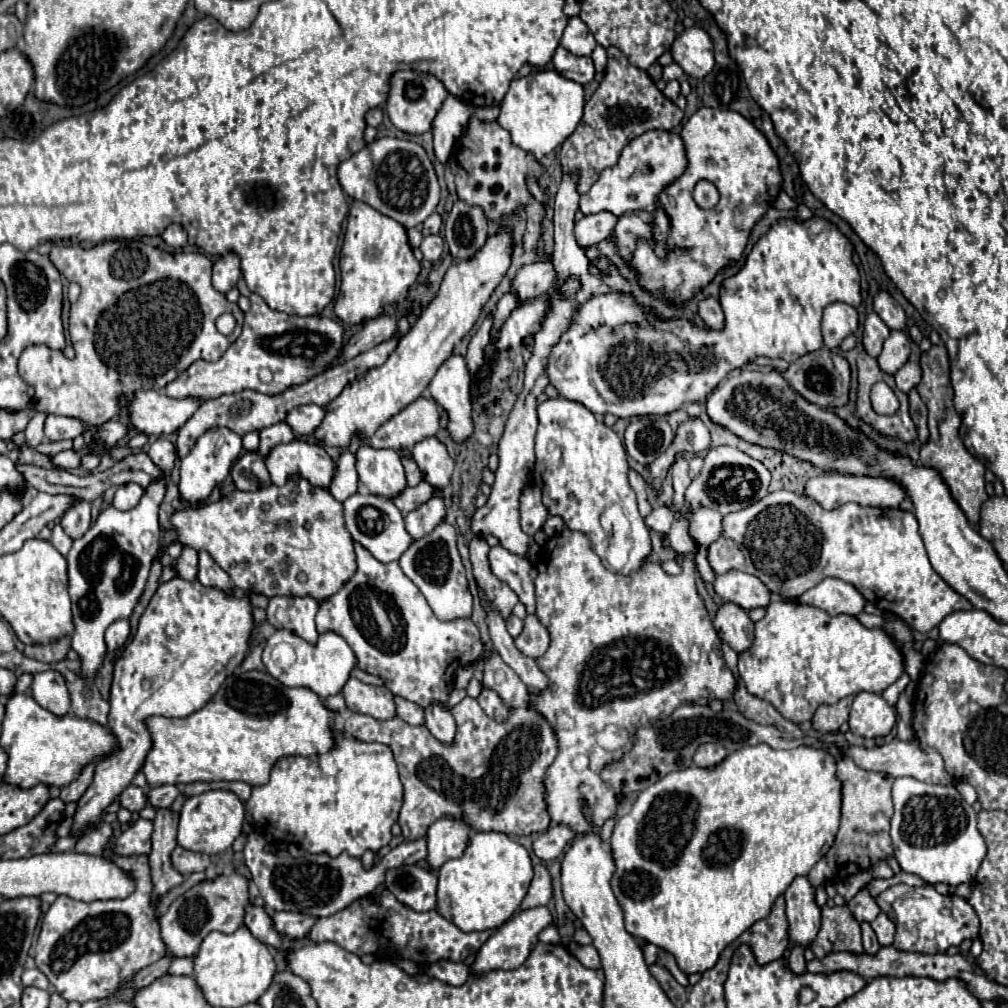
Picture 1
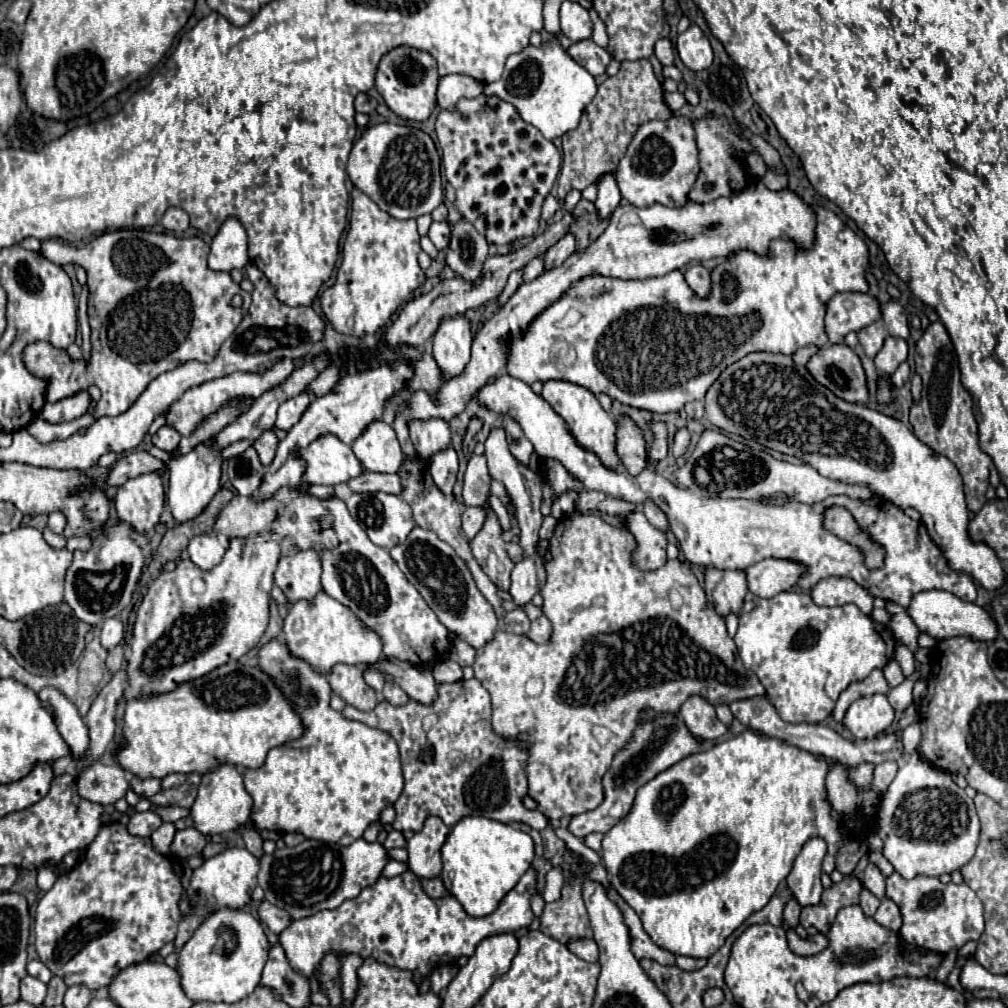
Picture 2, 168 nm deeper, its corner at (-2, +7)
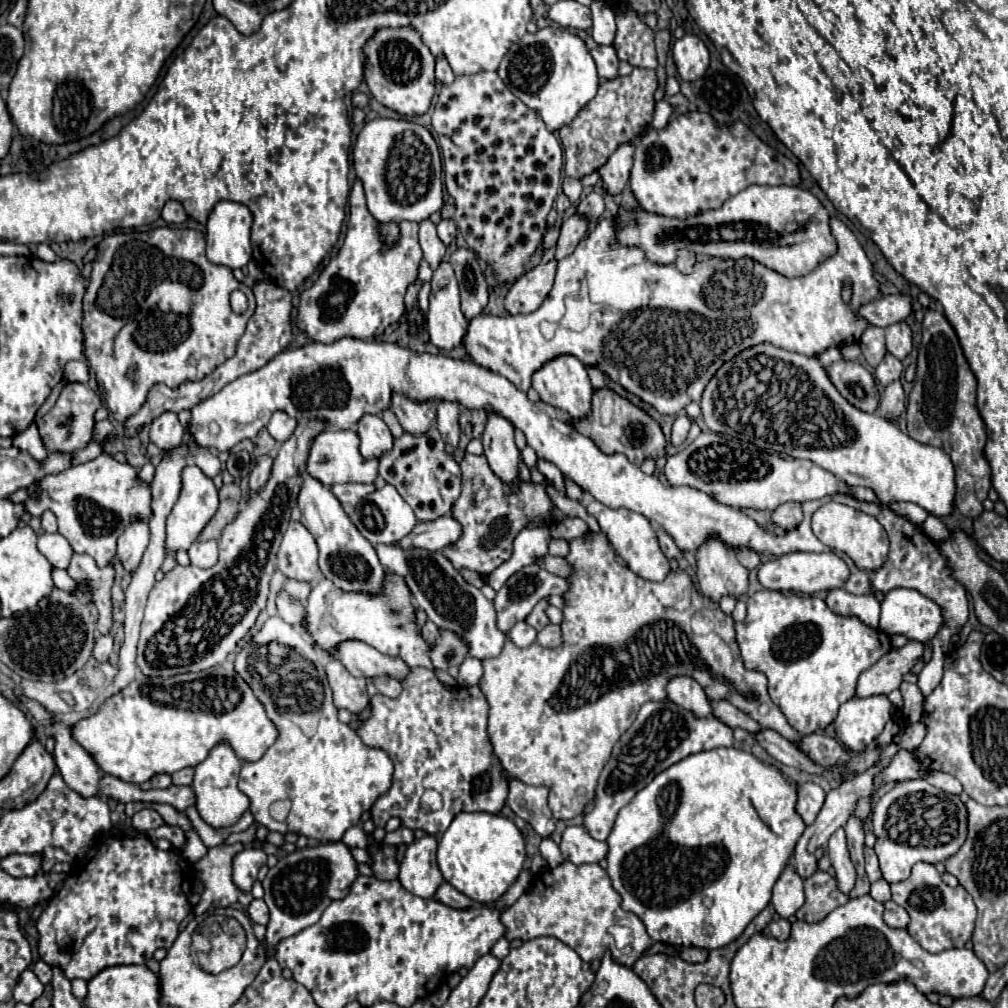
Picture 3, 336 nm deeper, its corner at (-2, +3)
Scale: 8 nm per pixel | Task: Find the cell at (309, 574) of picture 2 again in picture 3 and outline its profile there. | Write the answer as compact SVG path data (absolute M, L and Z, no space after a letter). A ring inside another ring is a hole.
M292 521L278 551L278 571L288 579L314 583L318 579L318 547L302 523Z

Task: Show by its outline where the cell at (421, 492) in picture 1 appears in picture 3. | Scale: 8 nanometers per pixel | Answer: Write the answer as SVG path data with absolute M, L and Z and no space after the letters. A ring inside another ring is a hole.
M344 483L344 485L332 485L332 493L338 497L338 501L342 503L342 507L346 509L346 514L353 513L355 511L358 501L368 495L368 493L374 493L376 491L376 485L374 483Z

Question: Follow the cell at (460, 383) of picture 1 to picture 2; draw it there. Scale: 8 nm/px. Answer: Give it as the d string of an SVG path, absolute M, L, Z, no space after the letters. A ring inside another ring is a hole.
M452 315L444 317L432 337L434 343L434 359L442 369L446 379L456 377L464 371L466 363L470 361L470 319L466 315Z

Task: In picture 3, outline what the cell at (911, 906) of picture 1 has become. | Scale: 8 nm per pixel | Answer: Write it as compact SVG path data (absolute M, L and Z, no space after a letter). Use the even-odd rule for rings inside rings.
M920 863L912 867L912 875L906 881L892 883L892 901L904 907L910 915L908 933L916 943L920 943L930 953L940 953L946 949L960 949L974 933L976 905L972 895L964 887L948 887L938 875L934 865Z

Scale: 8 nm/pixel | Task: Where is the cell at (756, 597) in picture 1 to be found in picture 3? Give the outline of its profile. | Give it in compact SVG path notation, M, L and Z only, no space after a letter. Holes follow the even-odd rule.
M788 553L768 563L762 563L758 569L758 581L764 589L770 591L794 591L794 593L818 593L842 587L848 579L848 567L836 553Z

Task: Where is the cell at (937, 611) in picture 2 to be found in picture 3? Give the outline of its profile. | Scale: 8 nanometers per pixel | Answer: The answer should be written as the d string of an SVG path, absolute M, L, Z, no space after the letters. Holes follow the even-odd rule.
M894 589L884 595L880 605L880 629L890 635L906 635L912 641L932 641L946 623L940 605L914 589Z

